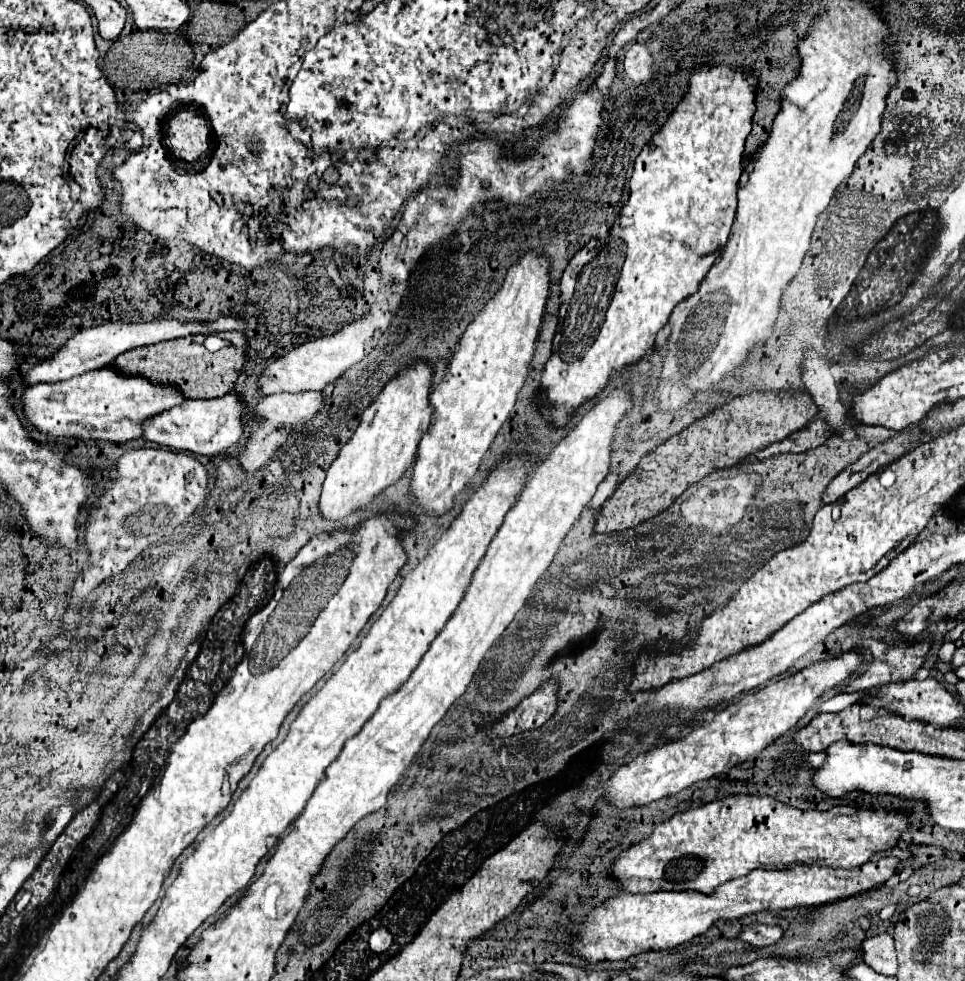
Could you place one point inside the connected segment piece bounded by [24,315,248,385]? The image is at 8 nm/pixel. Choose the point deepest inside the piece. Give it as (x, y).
(95, 348)

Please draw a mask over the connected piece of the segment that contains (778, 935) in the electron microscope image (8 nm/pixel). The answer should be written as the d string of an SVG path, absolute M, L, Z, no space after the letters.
M748 925L740 933L740 939L748 941L750 945L756 945L756 947L776 945L782 937L784 937L784 931L778 925L774 925L774 927L770 927L770 925Z

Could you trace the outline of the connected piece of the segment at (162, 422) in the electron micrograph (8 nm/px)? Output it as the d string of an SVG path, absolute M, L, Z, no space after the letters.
M228 393L216 399L188 399L178 407L172 407L144 423L144 439L158 443L160 447L170 447L176 451L192 451L200 455L220 455L230 447L240 443L244 433L244 403L238 395Z

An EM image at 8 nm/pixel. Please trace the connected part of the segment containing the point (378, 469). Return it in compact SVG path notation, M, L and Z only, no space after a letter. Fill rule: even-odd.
M414 363L394 377L384 391L364 409L358 429L352 439L340 449L336 461L330 465L318 511L324 519L342 521L362 505L370 505L386 487L394 485L412 467L418 443L430 427L432 409L428 391L432 385L432 369L426 363Z

